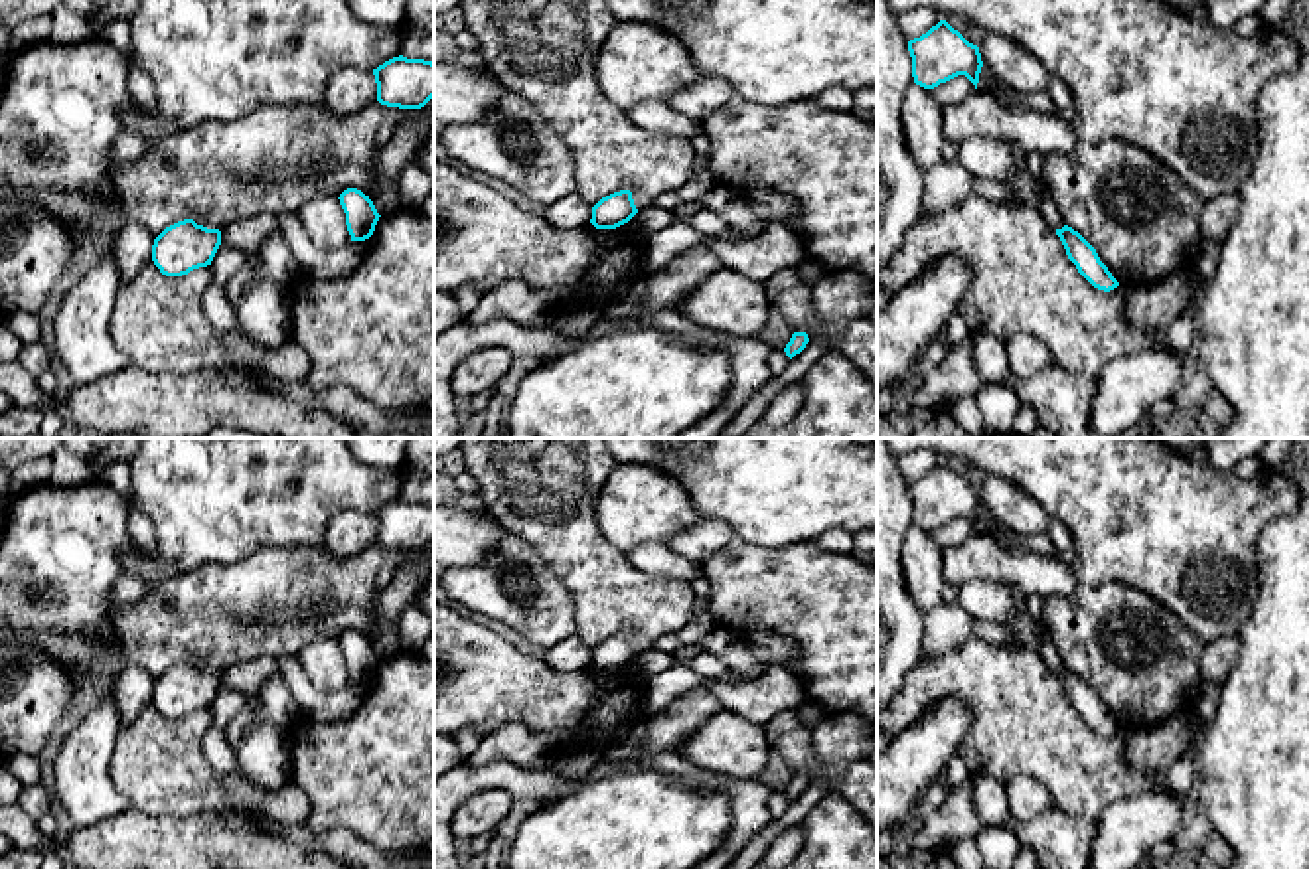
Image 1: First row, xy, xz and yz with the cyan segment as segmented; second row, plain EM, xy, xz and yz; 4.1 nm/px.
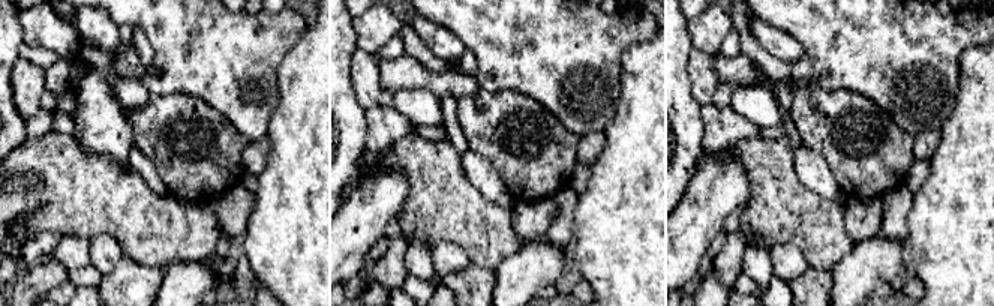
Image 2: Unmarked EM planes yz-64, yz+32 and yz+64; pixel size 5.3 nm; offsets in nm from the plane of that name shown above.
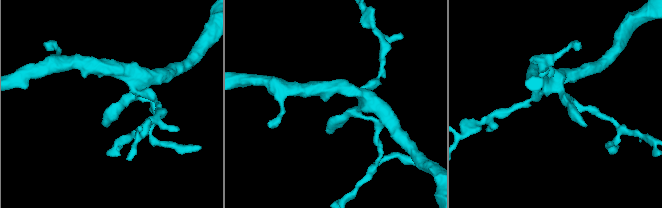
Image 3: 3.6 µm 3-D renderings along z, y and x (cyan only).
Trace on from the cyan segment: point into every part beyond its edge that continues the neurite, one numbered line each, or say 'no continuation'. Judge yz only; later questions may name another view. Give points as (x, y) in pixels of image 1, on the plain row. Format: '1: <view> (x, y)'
no continuation

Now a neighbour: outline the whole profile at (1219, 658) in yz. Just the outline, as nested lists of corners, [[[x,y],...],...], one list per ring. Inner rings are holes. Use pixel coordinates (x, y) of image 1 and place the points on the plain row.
[[[1238,636],[1220,638],[1206,644],[1202,654],[1202,679],[1222,685],[1236,660],[1240,656],[1240,640]]]

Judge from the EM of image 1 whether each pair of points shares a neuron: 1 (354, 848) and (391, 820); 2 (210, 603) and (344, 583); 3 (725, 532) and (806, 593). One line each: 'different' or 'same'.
1: different
2: same
3: different

